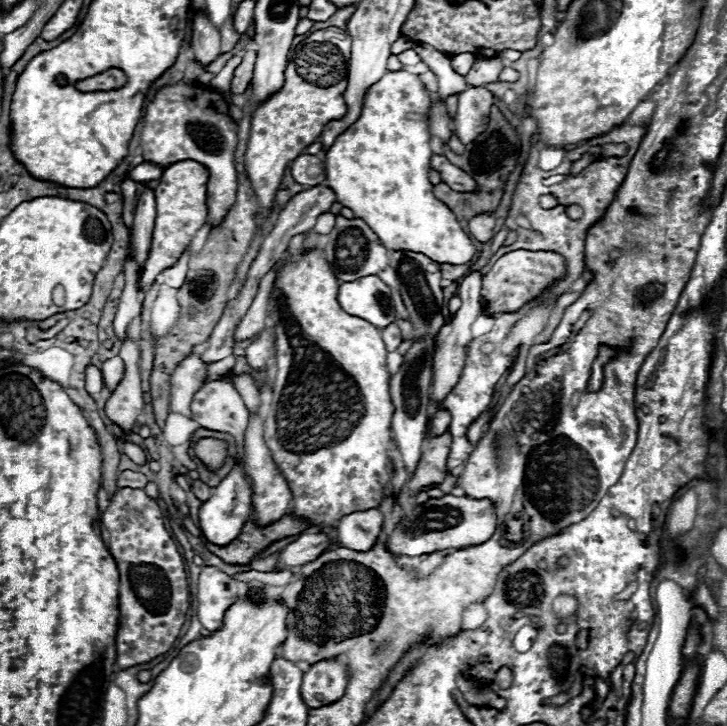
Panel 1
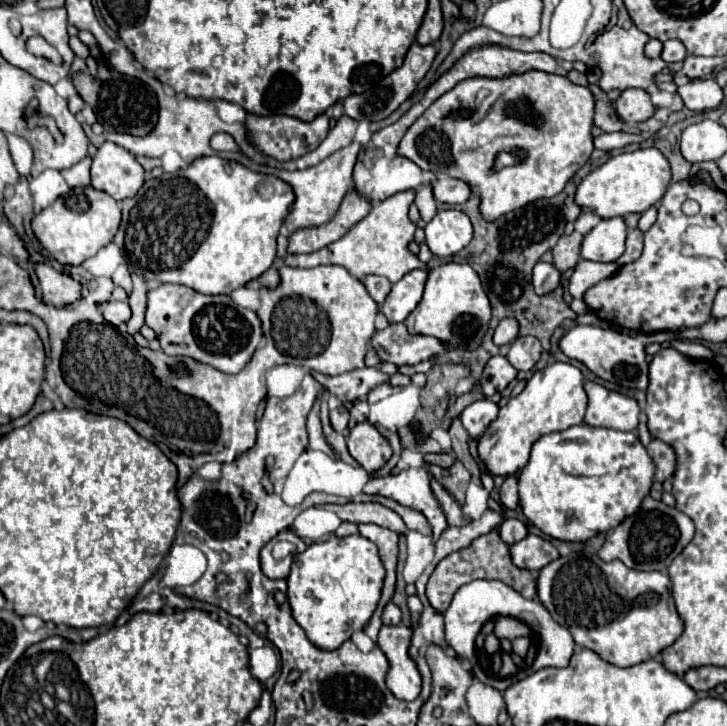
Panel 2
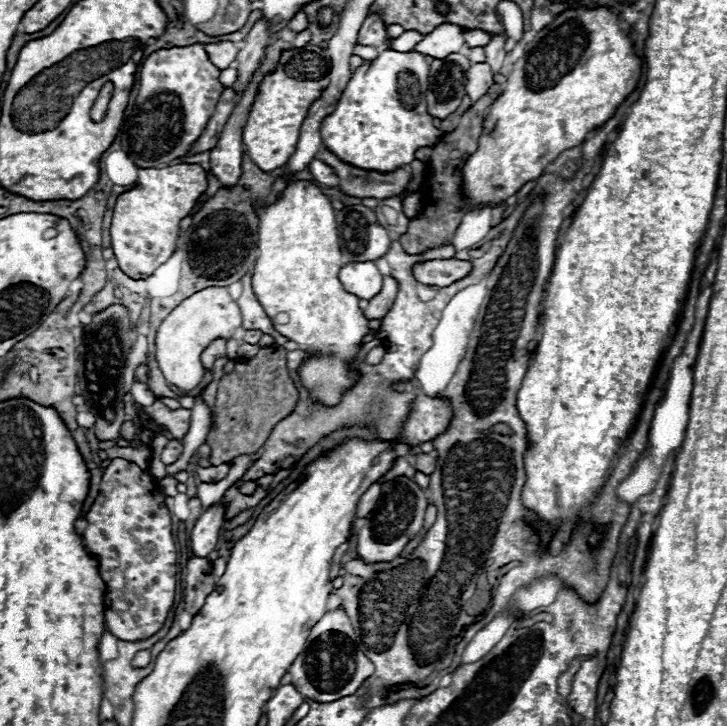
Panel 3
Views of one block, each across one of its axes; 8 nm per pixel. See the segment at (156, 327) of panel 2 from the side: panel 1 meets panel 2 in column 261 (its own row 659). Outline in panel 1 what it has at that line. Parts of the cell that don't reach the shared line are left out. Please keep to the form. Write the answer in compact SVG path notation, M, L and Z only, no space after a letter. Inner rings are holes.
M340 658L320 660L304 672L302 700L308 708L322 708L340 700L348 686L348 666Z

